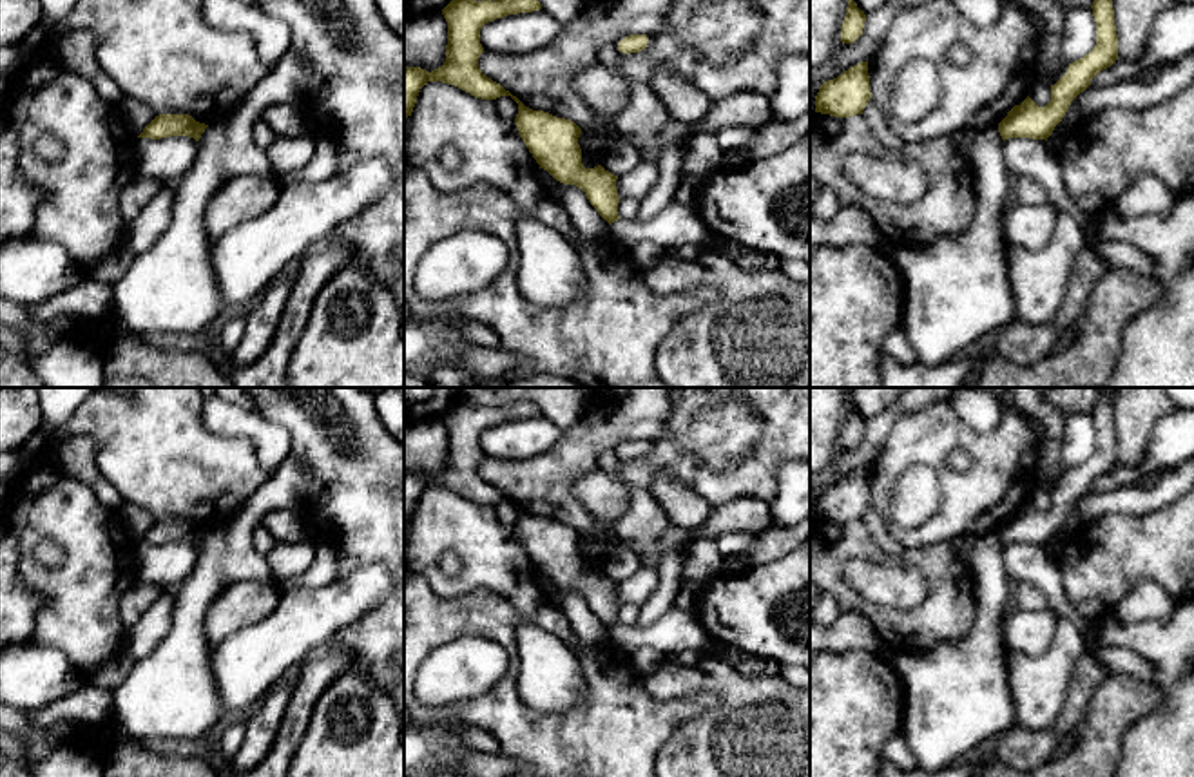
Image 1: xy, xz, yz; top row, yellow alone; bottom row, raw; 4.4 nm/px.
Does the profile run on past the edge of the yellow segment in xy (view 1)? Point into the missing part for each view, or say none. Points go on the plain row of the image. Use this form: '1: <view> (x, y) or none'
1: none

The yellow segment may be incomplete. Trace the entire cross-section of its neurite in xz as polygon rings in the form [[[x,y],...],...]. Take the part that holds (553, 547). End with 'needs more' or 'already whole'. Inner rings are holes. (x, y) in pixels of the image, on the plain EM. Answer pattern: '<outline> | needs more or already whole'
[[[457,400],[442,415],[448,427],[444,471],[431,478],[420,473],[404,473],[404,523],[411,522],[417,502],[428,487],[449,489],[482,505],[511,502],[518,509],[515,523],[518,540],[540,574],[563,590],[582,594],[591,610],[611,630],[620,625],[618,581],[602,571],[594,574],[583,572],[578,551],[582,534],[571,525],[525,513],[516,502],[478,475],[478,464],[484,458],[480,435],[487,427],[540,415],[542,409],[534,402],[477,408]]] | already whole

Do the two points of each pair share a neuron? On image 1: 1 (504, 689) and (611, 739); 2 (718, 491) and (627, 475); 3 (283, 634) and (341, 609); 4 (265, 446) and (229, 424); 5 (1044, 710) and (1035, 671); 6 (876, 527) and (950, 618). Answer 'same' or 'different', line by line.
1: same
2: same
3: same
4: same
5: same
6: different

